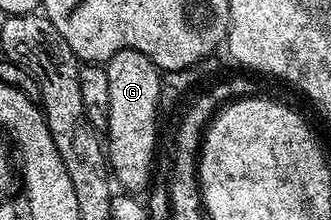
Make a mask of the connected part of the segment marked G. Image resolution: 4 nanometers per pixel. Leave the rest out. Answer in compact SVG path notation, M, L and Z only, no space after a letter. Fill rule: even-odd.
M133 48L118 50L118 54L111 56L106 69L109 76L110 100L108 110L108 123L106 127L106 152L110 165L110 172L118 181L121 189L132 194L140 194L140 191L148 184L148 175L152 172L152 155L156 152L156 112L160 108L160 78L161 69Z

